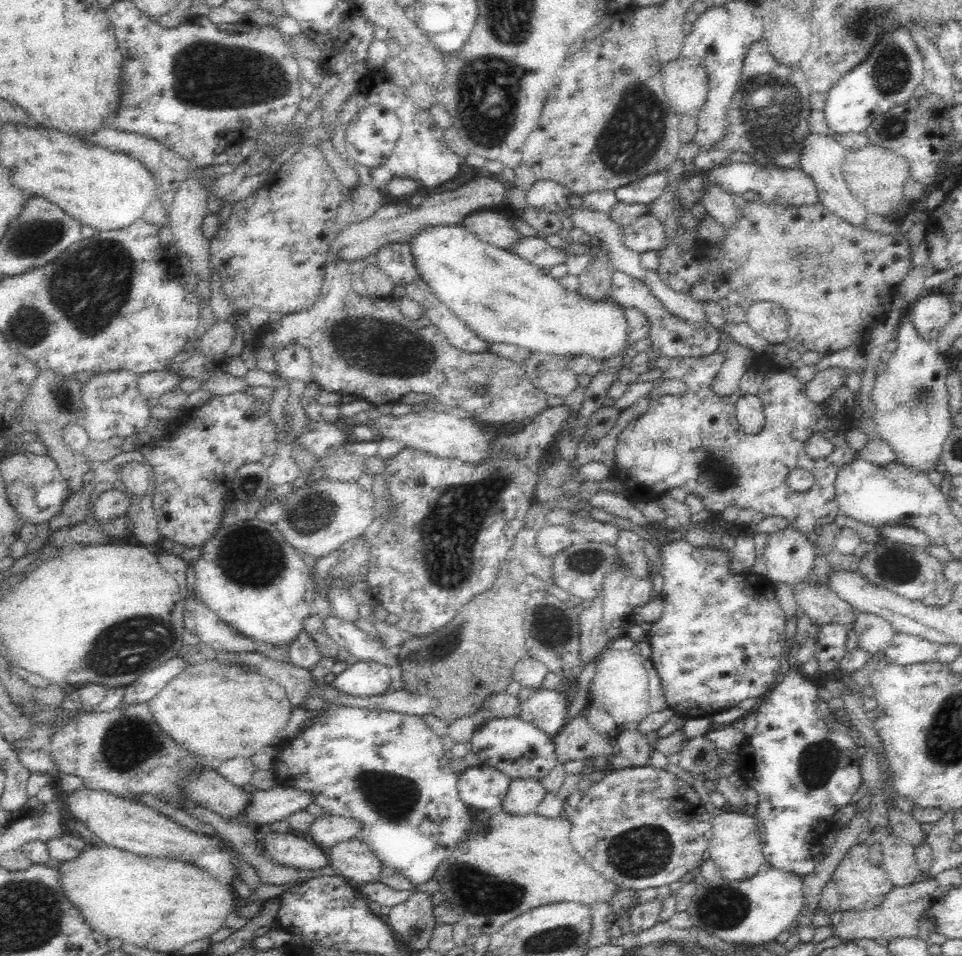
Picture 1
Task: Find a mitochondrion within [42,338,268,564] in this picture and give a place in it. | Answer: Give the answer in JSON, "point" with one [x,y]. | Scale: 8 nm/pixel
{"point":[60,398]}

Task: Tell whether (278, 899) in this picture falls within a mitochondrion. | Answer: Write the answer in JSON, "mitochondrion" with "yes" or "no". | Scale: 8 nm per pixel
{"mitochondrion":"no"}

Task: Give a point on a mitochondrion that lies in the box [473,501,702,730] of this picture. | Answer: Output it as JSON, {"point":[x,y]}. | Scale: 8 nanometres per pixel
{"point":[551,627]}

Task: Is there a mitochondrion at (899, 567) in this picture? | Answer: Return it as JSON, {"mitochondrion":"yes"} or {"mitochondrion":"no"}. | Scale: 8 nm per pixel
{"mitochondrion":"yes"}

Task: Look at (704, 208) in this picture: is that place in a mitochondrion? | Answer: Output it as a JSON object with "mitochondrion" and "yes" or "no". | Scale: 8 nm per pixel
{"mitochondrion":"no"}

